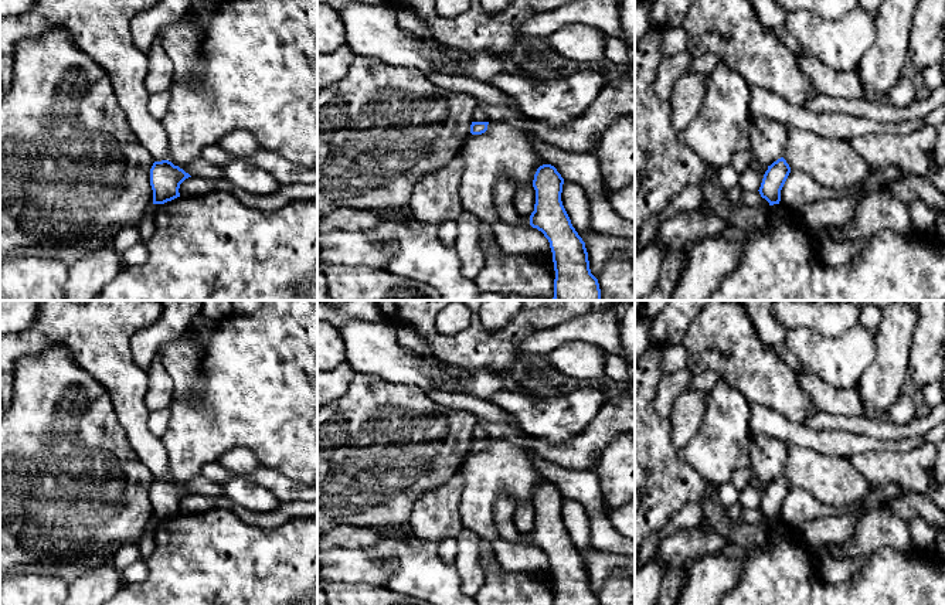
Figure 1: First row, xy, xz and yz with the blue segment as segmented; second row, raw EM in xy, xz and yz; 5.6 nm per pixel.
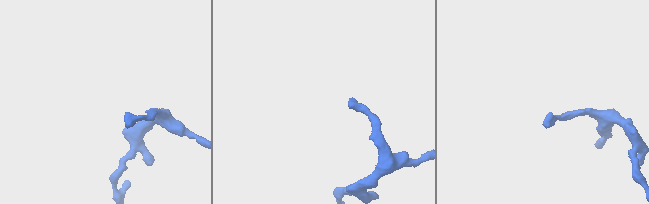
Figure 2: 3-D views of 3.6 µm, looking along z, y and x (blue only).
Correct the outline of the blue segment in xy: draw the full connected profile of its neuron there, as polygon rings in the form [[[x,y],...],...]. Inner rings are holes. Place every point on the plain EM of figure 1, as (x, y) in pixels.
[[[169,477],[154,479],[150,486],[153,521],[164,521],[180,514],[180,502],[188,494],[188,490]]]

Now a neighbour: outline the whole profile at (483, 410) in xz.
[[[425,390],[426,395],[438,404],[446,405],[452,409],[468,411],[479,421],[492,422],[513,422],[520,431],[517,419],[500,408],[499,405],[466,392],[448,392],[445,390]]]

